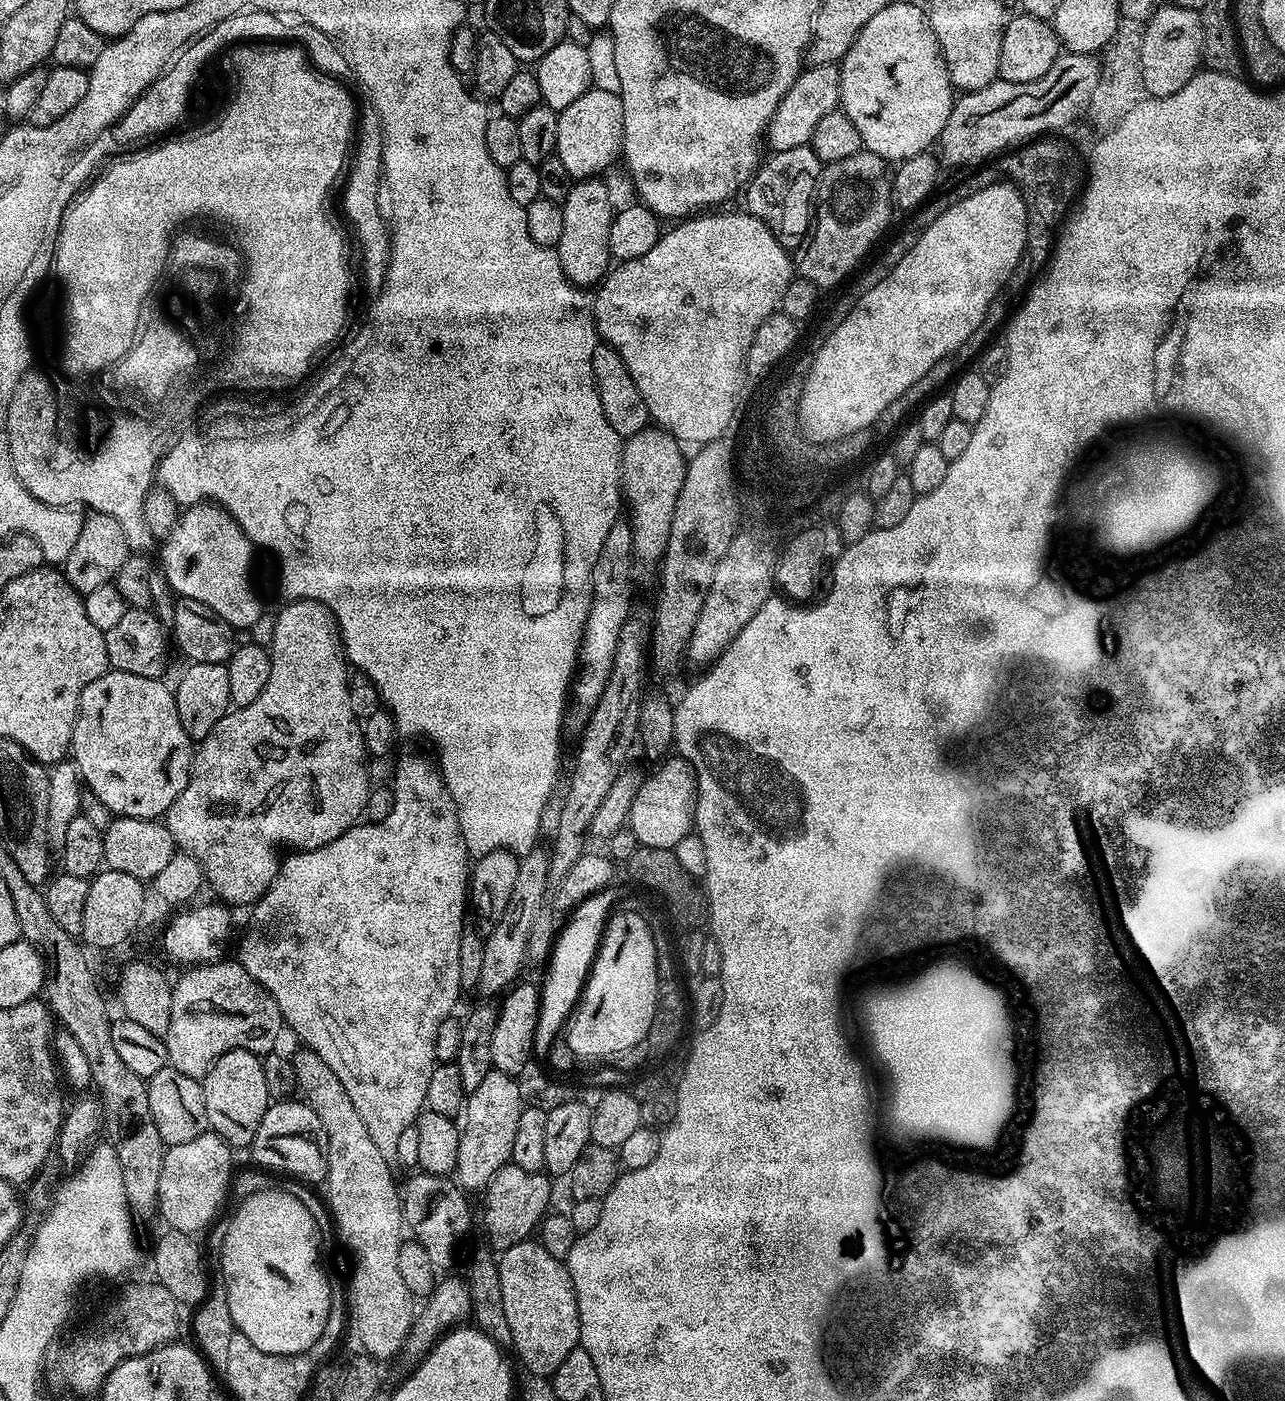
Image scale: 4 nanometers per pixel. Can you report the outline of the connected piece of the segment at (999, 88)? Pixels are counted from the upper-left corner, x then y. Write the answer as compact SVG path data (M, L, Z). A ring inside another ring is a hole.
M1068 52L1057 56L1054 66L1050 66L1050 70L1046 70L1046 74L1042 74L1042 78L1038 78L1034 82L1023 84L998 78L990 86L982 86L982 90L963 93L953 103L950 118L946 118L946 126L940 135L938 141L939 163L941 165L944 163L948 168L965 170L969 161L978 160L981 156L986 156L988 152L1004 147L1004 143L1011 143L1011 140L1056 134L1067 129L1073 123L1081 106L1086 106L1086 101L1094 94L1094 86L1098 86L1099 77L1100 60L1095 55Z

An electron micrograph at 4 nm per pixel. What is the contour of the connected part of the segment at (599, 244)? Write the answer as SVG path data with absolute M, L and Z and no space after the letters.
M600 178L577 180L562 202L562 238L555 254L566 278L577 286L599 285L610 268L610 222L614 215L612 196Z

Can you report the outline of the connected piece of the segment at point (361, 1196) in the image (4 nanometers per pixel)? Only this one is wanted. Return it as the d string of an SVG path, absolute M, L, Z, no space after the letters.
M309 1048L291 1053L296 1075L296 1087L314 1114L322 1122L328 1139L328 1178L326 1204L334 1221L335 1231L352 1251L356 1269L352 1281L346 1284L346 1324L360 1343L365 1357L385 1362L400 1352L400 1347L414 1332L414 1297L406 1290L406 1282L398 1270L398 1250L402 1243L402 1192L398 1180L392 1177L389 1157L374 1146L366 1122L358 1118L350 1094L338 1082L338 1074Z

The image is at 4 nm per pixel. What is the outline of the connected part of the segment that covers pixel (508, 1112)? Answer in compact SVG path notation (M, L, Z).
M491 1069L467 1097L464 1107L466 1122L461 1127L456 1163L456 1178L462 1188L480 1190L487 1187L501 1166L511 1161L515 1127L523 1107L515 1077L496 1069Z

